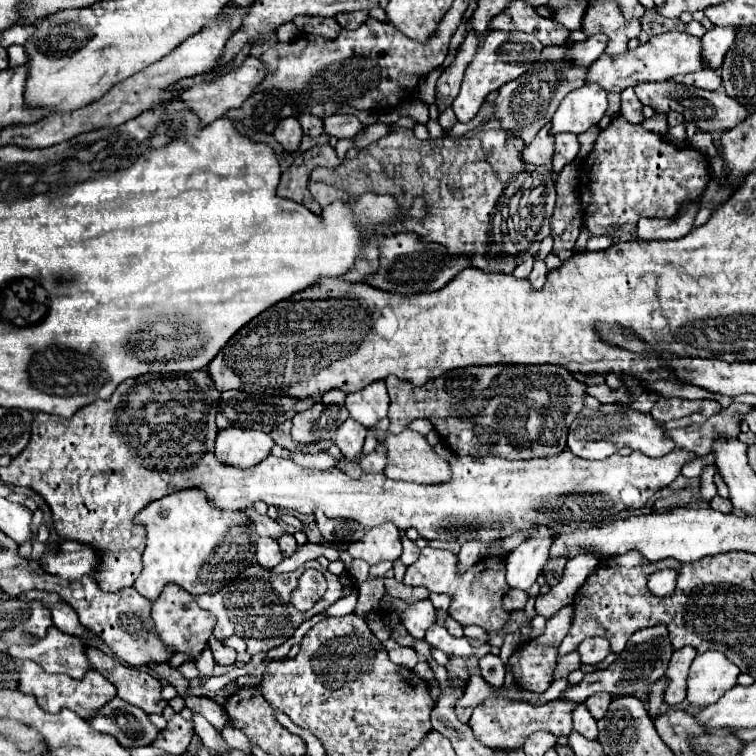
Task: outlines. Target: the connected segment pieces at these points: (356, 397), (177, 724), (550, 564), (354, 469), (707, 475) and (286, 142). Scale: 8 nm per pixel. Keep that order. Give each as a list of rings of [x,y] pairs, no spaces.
[[[375,381],[361,391],[349,393],[345,401],[351,417],[363,427],[375,427],[377,421],[387,415],[389,407],[389,395],[383,381]]]
[[[175,715],[167,727],[163,729],[163,737],[155,741],[155,745],[171,755],[181,755],[187,751],[187,745],[193,735],[193,721],[185,721],[183,717]]]
[[[561,557],[561,559],[549,559],[547,561],[547,565],[543,569],[543,575],[545,575],[549,585],[553,585],[553,581],[557,581],[561,577],[561,571],[564,570],[567,559],[566,557]]]
[[[346,458],[338,459],[337,468],[353,479],[358,479],[363,473],[359,465],[355,465]]]
[[[714,465],[706,466],[701,473],[701,497],[705,501],[711,501],[717,495],[717,487],[714,483],[714,475],[716,473]]]
[[[285,117],[273,131],[275,139],[287,149],[287,151],[295,151],[301,143],[301,137],[303,137],[303,131],[301,131],[301,125],[297,121],[297,117]]]

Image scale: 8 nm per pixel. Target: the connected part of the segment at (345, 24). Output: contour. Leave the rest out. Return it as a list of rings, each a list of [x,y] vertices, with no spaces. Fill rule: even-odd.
[[[351,11],[351,13],[339,13],[335,15],[337,23],[343,27],[343,29],[357,29],[363,21],[367,21],[367,11]]]

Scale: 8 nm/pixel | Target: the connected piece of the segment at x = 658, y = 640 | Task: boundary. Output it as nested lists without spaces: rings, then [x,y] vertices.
[[[655,625],[655,627],[647,627],[641,629],[637,633],[633,633],[627,641],[627,647],[617,655],[617,659],[613,661],[611,667],[597,671],[597,673],[589,673],[583,677],[581,683],[569,685],[559,699],[567,699],[567,701],[585,701],[591,693],[599,693],[599,691],[607,691],[611,695],[623,697],[623,695],[637,695],[641,691],[647,691],[651,685],[651,681],[659,679],[661,675],[665,675],[669,659],[673,655],[673,645],[669,641],[669,631],[665,625]]]

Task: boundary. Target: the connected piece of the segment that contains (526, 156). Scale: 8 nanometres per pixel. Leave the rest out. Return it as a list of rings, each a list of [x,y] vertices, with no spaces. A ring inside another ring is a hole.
[[[543,127],[535,139],[525,145],[521,159],[533,165],[547,165],[551,169],[551,157],[553,157],[553,135],[549,133],[549,127]]]

